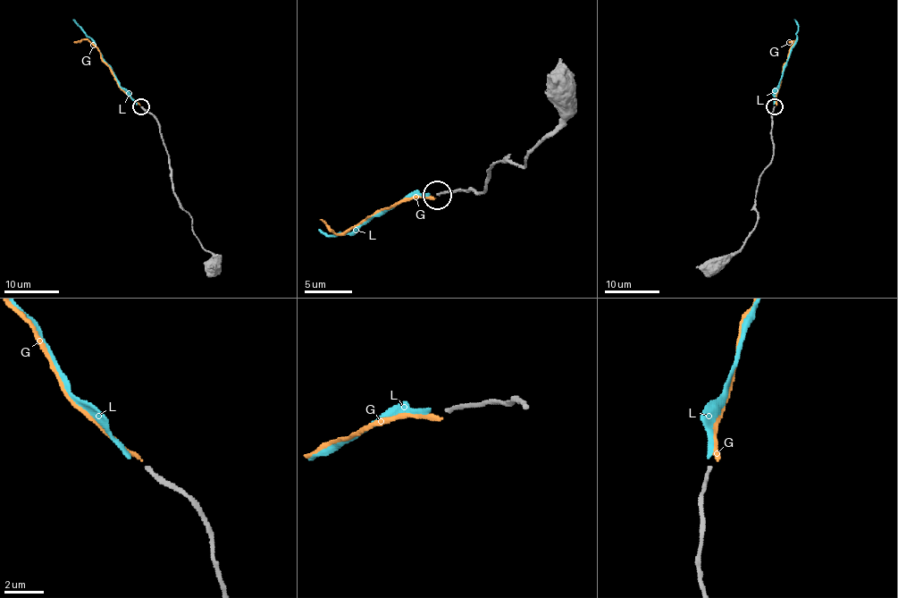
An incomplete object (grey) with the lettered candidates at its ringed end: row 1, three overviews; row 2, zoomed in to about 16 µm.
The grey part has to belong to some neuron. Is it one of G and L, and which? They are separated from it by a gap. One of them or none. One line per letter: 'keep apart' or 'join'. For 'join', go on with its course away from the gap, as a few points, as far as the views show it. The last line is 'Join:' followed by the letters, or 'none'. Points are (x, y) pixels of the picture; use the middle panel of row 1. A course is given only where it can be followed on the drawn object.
G: join; it runs (436, 197), (405, 197), (393, 207), (379, 209), (343, 233), (333, 233), (319, 219)
L: keep apart
Join: G

